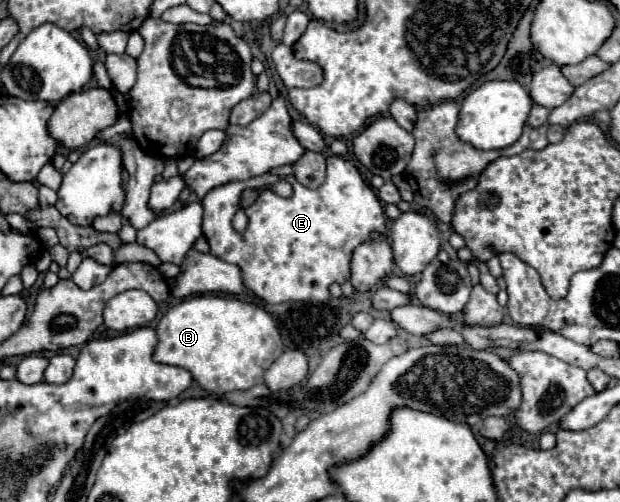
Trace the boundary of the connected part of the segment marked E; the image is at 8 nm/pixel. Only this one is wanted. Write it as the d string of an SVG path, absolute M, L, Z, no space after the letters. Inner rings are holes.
M341 156L327 158L325 182L319 188L307 188L293 176L285 180L293 186L293 196L281 198L271 192L271 184L283 180L273 174L255 176L251 180L223 184L213 188L203 200L203 234L211 246L211 254L237 264L243 270L245 286L261 300L279 304L285 300L325 302L329 284L349 280L351 252L369 238L371 232L385 232L385 212L375 192L363 182L359 170ZM245 188L263 188L259 200L245 210L249 224L245 232L237 232L231 224L239 210L239 198Z

